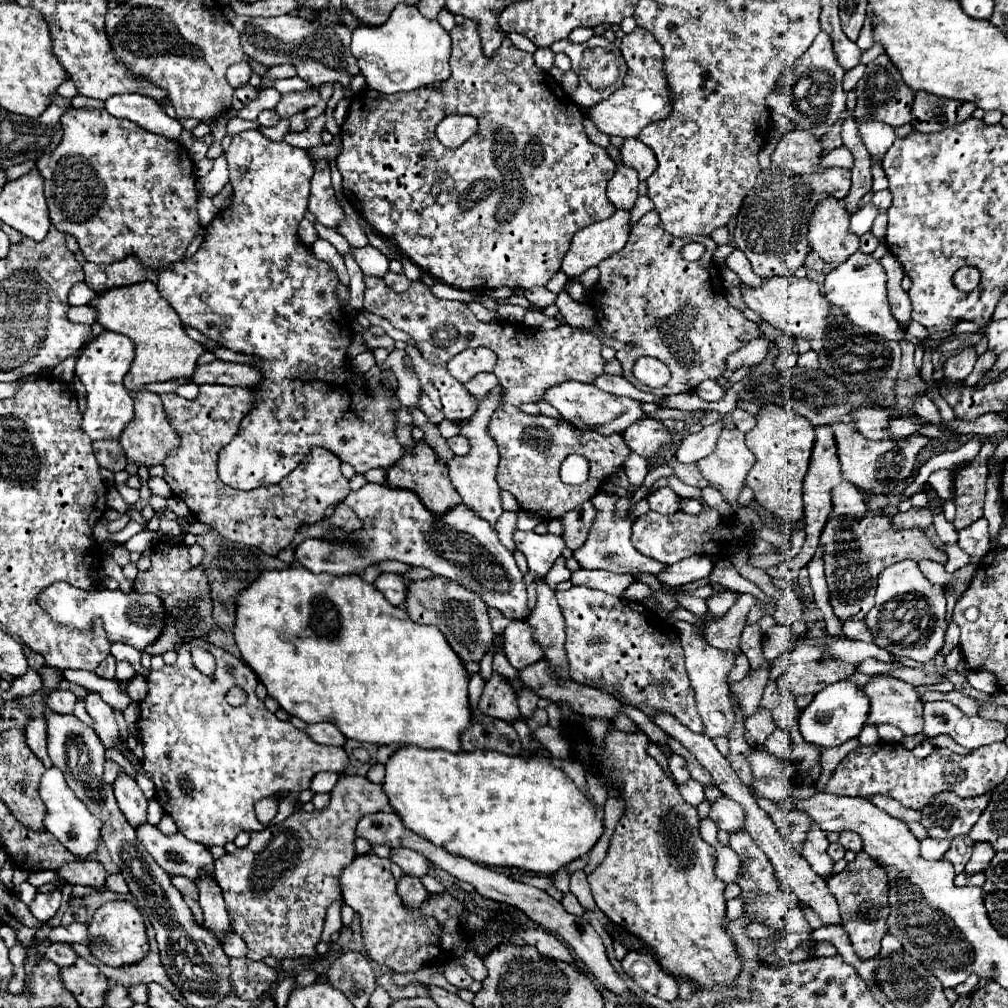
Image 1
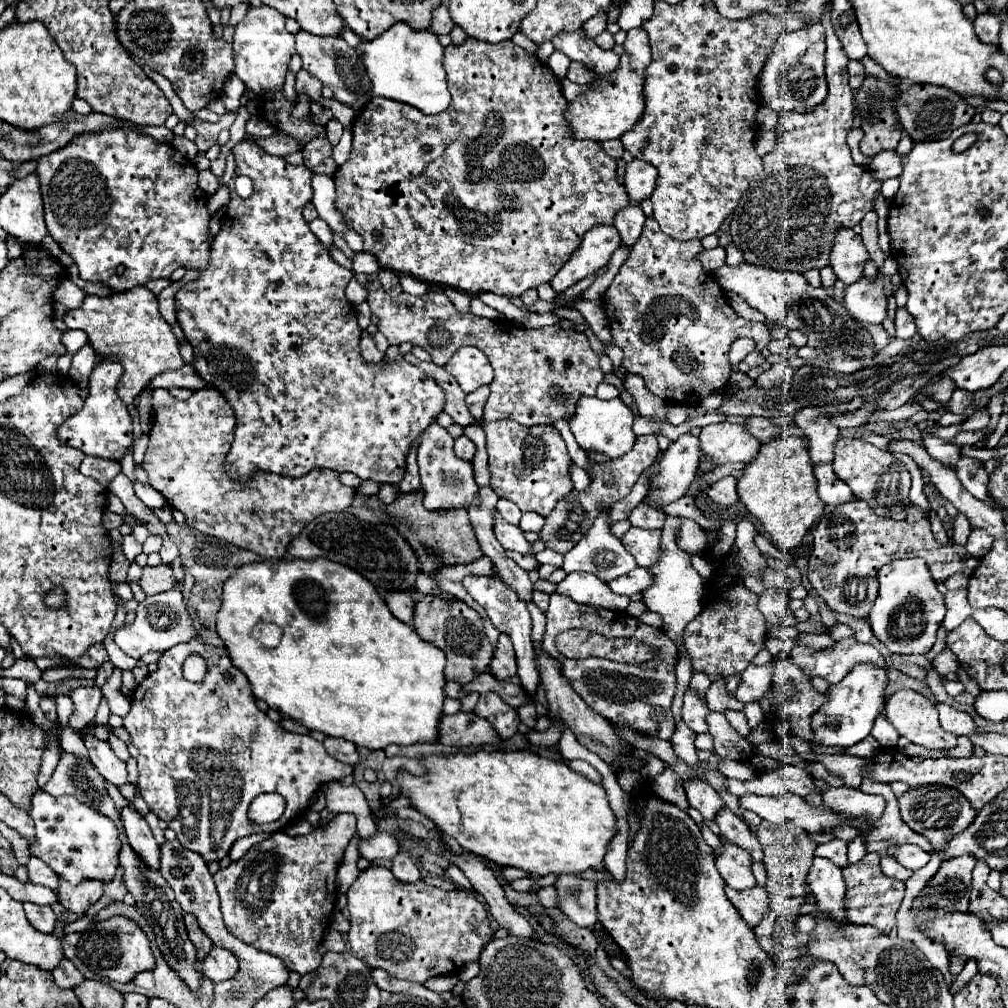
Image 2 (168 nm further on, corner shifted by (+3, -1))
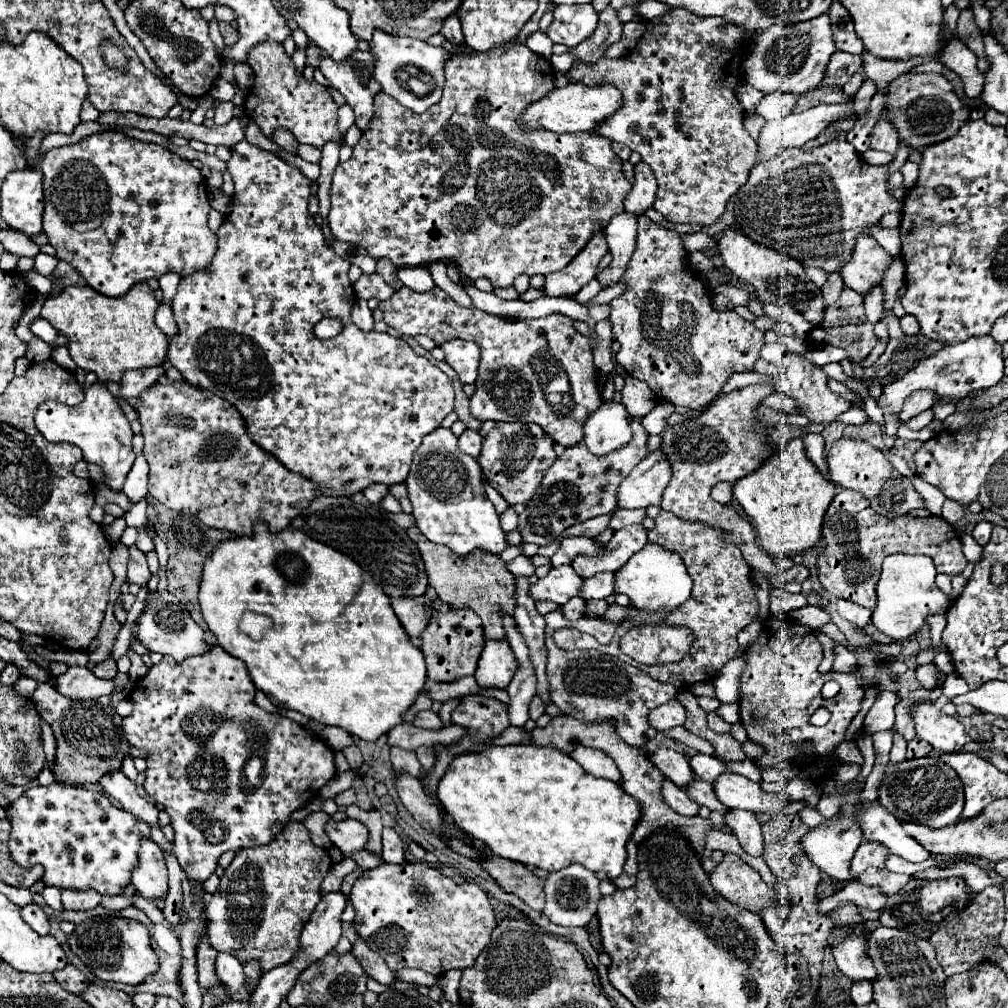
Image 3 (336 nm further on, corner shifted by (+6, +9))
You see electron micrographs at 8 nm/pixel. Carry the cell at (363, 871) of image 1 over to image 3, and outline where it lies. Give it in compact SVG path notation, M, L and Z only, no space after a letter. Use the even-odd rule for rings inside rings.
M424 861L404 865L382 863L374 869L364 871L362 877L358 877L352 885L350 903L356 909L356 917L352 923L354 931L366 941L372 951L386 959L392 971L416 967L432 975L442 975L448 969L466 969L488 945L490 933L496 927L486 891L482 891L476 883L456 885L452 879L444 877L438 869L428 867Z

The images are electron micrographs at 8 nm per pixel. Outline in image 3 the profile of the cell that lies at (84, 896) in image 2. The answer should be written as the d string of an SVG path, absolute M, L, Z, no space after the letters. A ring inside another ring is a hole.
M62 891L62 905L64 909L74 909L74 911L84 911L84 909L94 909L100 903L100 893L98 891Z

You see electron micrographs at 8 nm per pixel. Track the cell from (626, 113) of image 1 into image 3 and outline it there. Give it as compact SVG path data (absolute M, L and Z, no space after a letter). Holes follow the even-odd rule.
M568 83L566 87L552 89L552 95L548 93L540 101L532 103L528 111L522 115L522 123L532 129L548 129L554 133L578 133L578 131L594 131L604 119L612 117L622 103L622 95L618 87L612 87L608 83L600 85L586 85L586 83Z

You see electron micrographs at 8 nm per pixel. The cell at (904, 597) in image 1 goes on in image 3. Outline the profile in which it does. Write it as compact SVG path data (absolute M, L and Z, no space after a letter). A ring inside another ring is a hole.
M896 553L884 559L882 575L876 585L878 605L872 613L872 623L878 631L892 641L906 641L916 637L930 615L944 615L950 607L950 599L934 583L936 569L928 555L904 555Z

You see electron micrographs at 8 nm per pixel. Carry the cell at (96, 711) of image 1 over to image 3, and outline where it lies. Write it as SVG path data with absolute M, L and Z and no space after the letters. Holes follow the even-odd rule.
M122 771L104 775L104 779L100 779L100 785L110 797L114 797L122 805L122 809L130 811L148 825L158 825L158 809L136 793L136 785Z

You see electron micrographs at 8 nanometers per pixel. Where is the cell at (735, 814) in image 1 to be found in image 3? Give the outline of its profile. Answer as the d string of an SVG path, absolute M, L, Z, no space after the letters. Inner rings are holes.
M658 749L654 755L650 755L650 761L662 771L664 777L674 781L678 787L688 787L696 779L696 775L692 775L688 757L680 751Z

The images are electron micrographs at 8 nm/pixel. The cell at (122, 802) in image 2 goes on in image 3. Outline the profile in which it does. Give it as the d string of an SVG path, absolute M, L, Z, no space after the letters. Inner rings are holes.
M150 827L150 832L152 840L158 844L163 853L164 851L172 852L172 843L169 843L169 841L165 838L161 827Z

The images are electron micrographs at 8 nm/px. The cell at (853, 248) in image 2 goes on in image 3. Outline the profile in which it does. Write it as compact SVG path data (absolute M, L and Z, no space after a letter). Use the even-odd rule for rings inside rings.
M858 235L852 257L840 269L844 285L866 295L870 287L880 285L882 273L892 257L870 235Z

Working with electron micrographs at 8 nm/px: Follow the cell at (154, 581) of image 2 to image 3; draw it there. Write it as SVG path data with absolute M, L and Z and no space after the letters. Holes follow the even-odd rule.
M136 545L130 547L130 561L128 561L128 583L138 583L140 587L146 587L152 573L148 569L146 557L142 551L136 549Z

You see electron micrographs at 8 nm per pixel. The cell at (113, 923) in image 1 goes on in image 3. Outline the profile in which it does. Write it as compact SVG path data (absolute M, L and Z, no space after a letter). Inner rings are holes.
M98 915L76 925L68 939L70 949L80 957L80 961L102 981L120 981L136 985L146 975L158 971L158 957L150 947L148 929L134 921L116 915Z

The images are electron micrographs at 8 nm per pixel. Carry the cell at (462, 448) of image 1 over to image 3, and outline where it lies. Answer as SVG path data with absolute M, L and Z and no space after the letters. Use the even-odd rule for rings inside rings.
M466 429L460 437L458 437L458 447L462 453L468 453L472 457L480 455L480 445L482 445L482 437L478 431L474 429Z

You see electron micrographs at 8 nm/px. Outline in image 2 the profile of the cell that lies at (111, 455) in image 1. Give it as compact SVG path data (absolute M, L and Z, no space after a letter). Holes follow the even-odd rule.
M85 457L81 463L81 473L85 477L95 479L97 483L101 483L103 487L107 487L107 483L121 473L121 465L115 465L115 461L103 461L99 457Z

